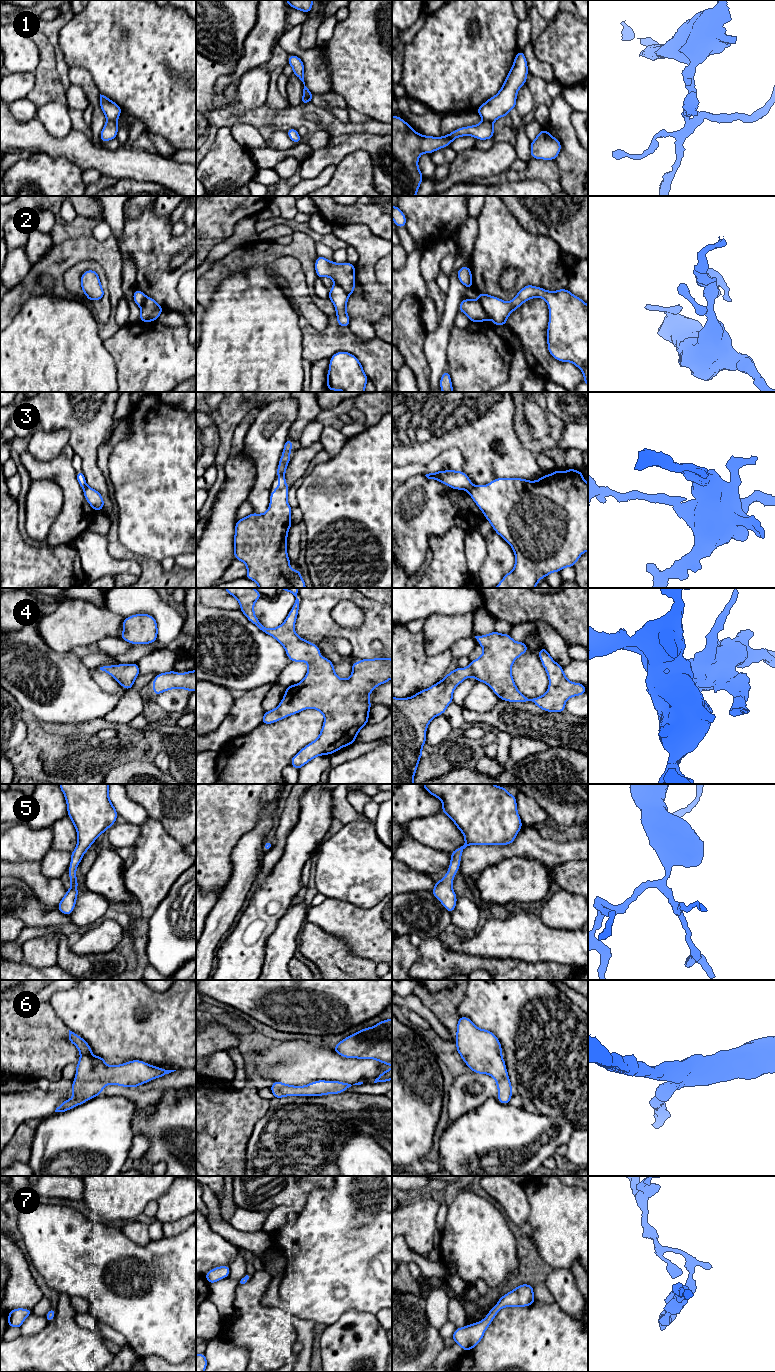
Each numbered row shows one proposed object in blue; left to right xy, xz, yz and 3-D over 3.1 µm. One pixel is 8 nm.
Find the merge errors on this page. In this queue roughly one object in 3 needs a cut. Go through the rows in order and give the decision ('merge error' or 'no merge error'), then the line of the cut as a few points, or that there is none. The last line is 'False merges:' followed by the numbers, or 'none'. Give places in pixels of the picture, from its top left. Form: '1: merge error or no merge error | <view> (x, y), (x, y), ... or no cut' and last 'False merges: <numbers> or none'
1: merge error | xy (107, 120), (116, 121)
2: merge error | yz (477, 299), (490, 318)
3: merge error | xz (286, 468), (278, 477)
4: no merge error | no cut
5: no merge error | no cut
6: no merge error | no cut
7: no merge error | no cut
False merges: 1, 2, 3

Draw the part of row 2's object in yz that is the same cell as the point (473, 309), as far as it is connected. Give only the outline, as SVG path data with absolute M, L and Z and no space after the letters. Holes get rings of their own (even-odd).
M462 299L459 312L465 313L470 322L484 322L490 319L478 299Z

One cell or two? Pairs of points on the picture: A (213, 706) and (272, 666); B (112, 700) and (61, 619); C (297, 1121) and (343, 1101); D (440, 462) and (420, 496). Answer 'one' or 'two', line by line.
A: two
B: two
C: one
D: two

